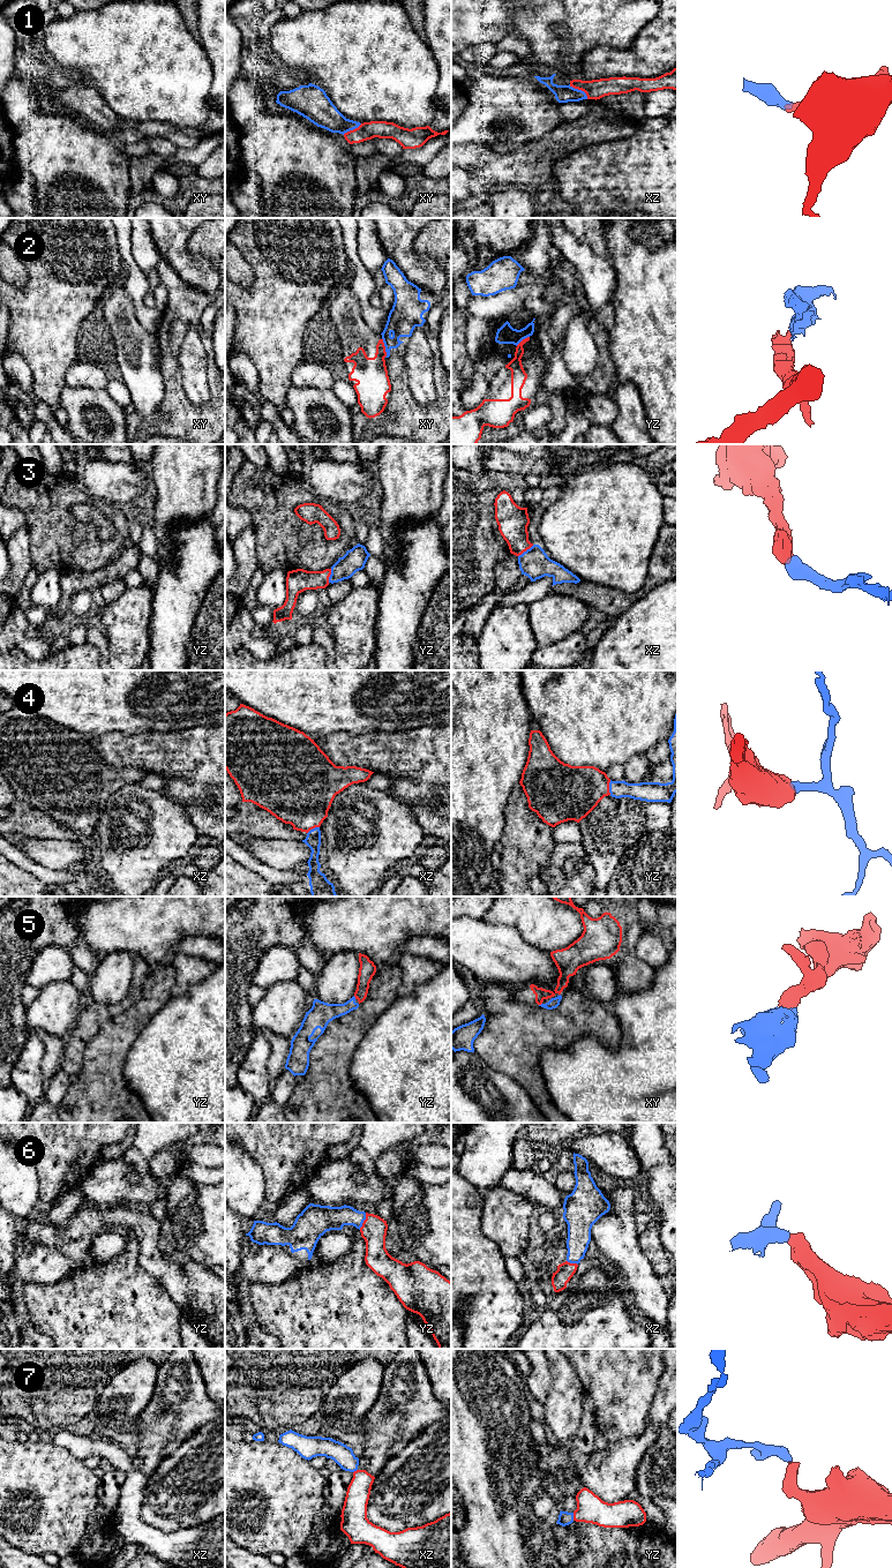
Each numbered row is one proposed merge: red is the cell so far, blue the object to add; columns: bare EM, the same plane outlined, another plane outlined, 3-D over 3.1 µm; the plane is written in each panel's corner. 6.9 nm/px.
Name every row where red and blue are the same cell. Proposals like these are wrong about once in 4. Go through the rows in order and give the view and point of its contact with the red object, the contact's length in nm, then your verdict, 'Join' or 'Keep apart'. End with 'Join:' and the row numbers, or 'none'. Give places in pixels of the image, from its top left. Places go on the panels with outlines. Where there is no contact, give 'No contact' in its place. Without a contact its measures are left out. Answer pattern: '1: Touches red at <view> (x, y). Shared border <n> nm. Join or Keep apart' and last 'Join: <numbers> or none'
1: Touches red at xz (579, 89). Shared border 170 nm. Join
2: Touches red at xy (384, 347). Shared border 140 nm. Keep apart
3: Touches red at xz (525, 550). Shared border 140 nm. Join
4: Touches red at yz (608, 787). Shared border 100 nm. Join
5: Touches red at yz (354, 996). Shared border 30 nm. Join
6: Touches red at yz (364, 1221). Shared border 130 nm. Join
7: Touches red at yz (574, 1516). Shared border 60 nm. Join
Join: 1, 3, 4, 5, 6, 7

